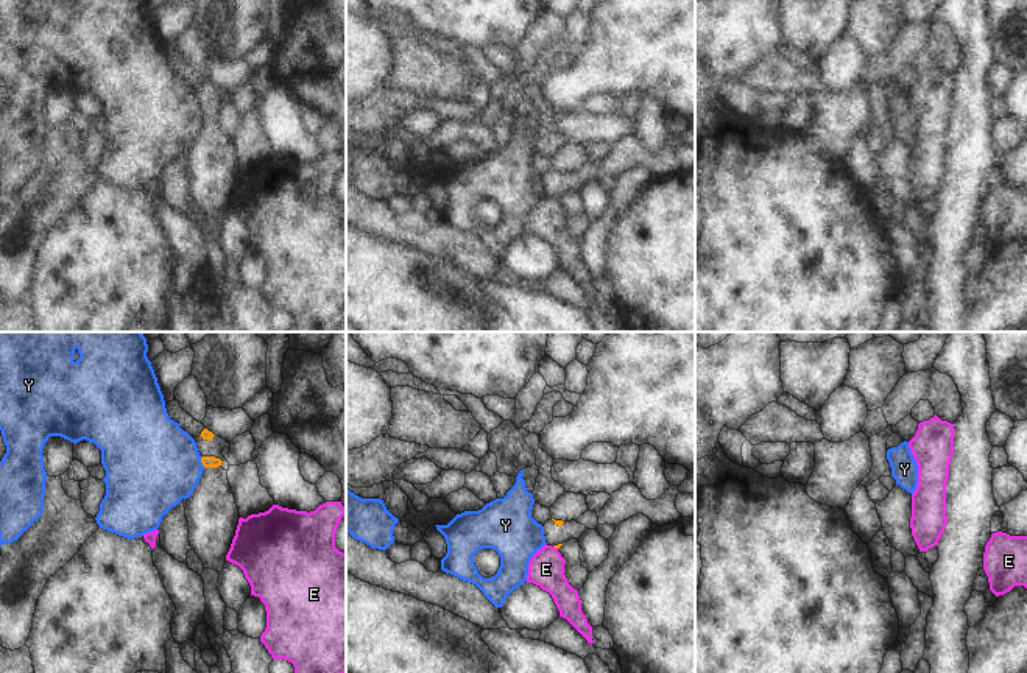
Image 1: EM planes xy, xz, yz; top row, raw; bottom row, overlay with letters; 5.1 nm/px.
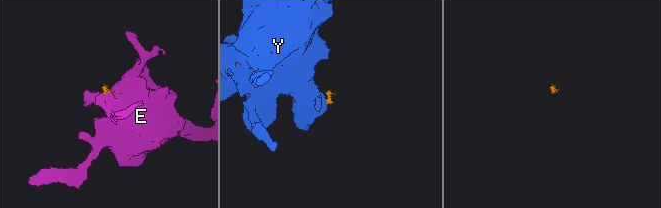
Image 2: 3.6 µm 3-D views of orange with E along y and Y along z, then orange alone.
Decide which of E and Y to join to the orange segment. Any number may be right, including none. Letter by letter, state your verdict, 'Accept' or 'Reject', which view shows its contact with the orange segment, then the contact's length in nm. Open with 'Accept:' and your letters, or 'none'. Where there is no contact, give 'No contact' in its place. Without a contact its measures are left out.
Accept: none
E: Reject. Touches orange in xz. Shared border 30 nm
Y: Reject. Touches orange in xy. Shared border 60 nm

